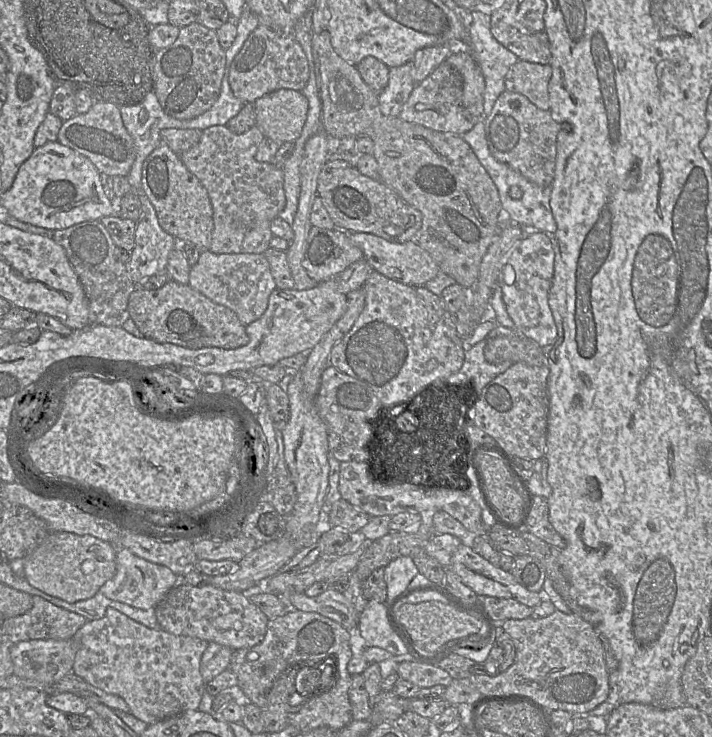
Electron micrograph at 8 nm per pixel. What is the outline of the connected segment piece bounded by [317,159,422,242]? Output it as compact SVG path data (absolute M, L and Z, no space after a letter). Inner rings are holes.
M328 160L318 177L317 196L333 220L336 228L346 232L370 233L394 242L393 234L408 228L409 216L422 222L422 214L407 204L392 188L380 179L361 174L354 161Z

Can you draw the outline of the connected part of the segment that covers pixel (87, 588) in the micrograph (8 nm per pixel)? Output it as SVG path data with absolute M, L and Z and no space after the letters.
M51 532L25 557L24 577L36 589L75 603L93 597L115 575L116 555L114 545L91 535Z

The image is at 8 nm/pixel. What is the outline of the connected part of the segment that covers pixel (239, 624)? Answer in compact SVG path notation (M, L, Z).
M178 582L155 607L160 629L176 635L215 642L233 651L260 644L269 618L251 601L248 593L226 591L212 585L191 586Z

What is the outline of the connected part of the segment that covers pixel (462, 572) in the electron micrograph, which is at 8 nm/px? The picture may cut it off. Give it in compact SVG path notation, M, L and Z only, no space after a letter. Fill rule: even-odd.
M462 543L452 555L450 569L479 597L515 599L531 608L542 601L550 601L543 589L539 592L527 590L510 572L492 565Z

